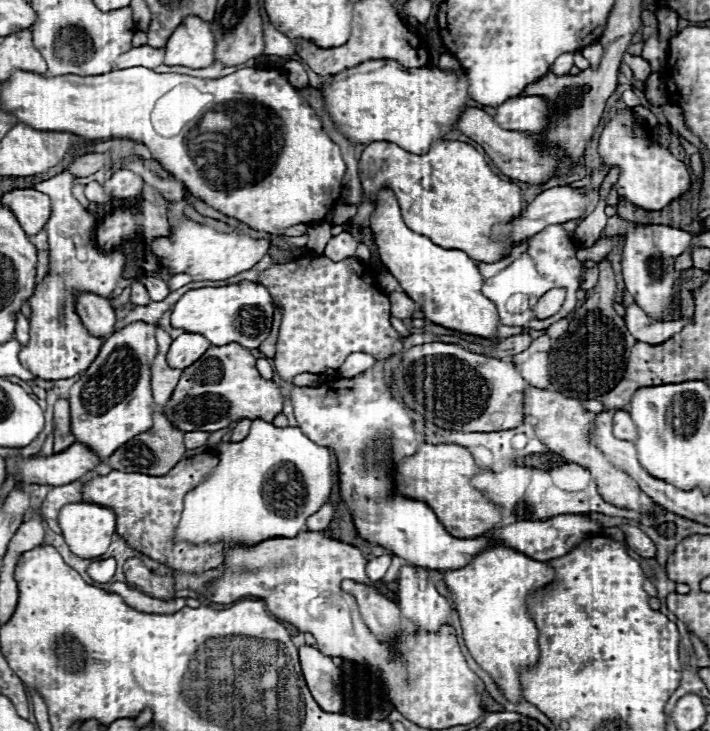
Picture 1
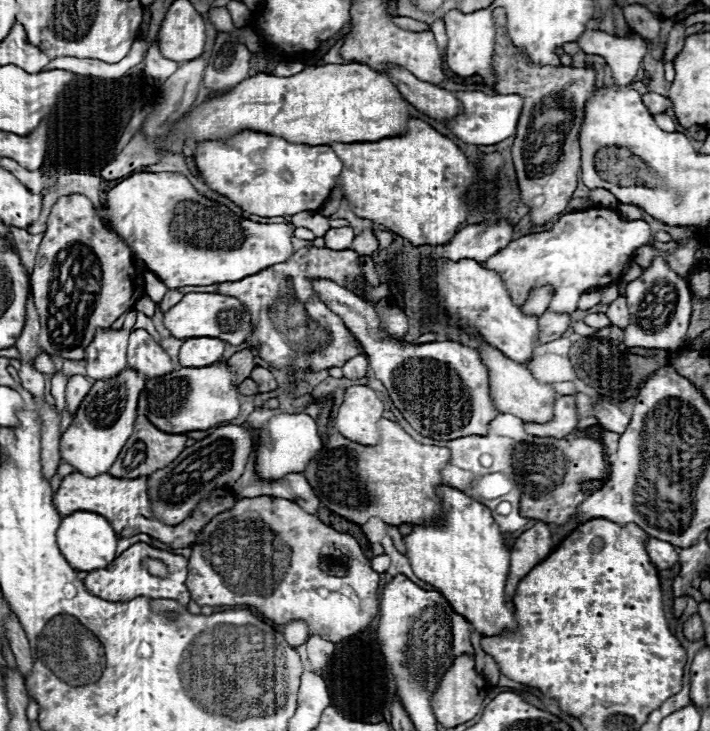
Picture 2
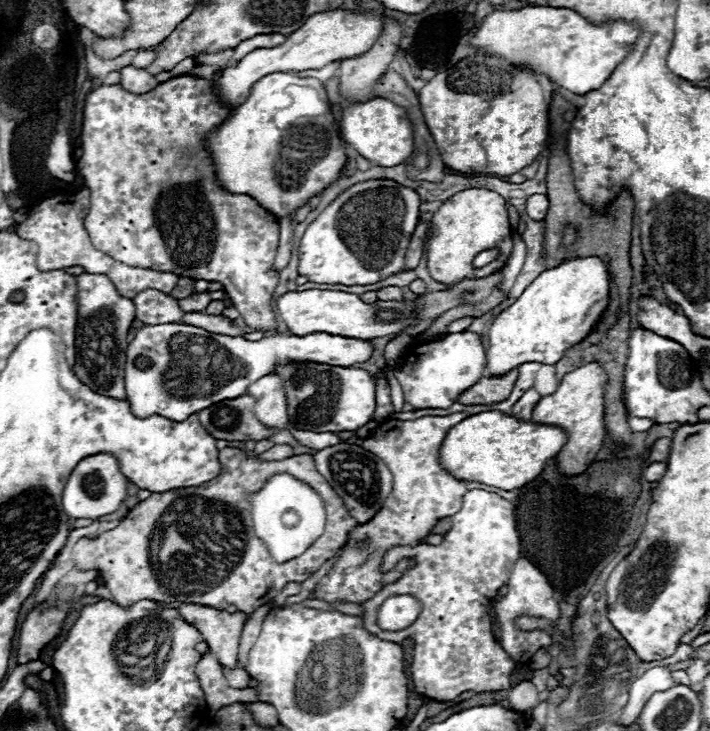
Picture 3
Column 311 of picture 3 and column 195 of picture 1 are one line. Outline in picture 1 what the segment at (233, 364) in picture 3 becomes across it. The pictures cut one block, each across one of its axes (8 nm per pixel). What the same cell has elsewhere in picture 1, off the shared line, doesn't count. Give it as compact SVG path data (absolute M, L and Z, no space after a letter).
M180 334L172 344L170 350L166 354L166 362L170 364L170 368L188 368L190 364L194 364L212 344L200 336L200 334Z

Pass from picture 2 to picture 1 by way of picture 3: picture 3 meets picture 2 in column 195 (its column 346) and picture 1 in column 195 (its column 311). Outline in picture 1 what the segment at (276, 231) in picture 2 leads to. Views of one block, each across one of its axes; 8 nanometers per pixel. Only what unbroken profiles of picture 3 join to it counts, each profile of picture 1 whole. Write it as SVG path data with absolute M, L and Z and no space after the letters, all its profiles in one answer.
M180 218L176 232L166 238L156 238L152 242L152 252L162 258L164 266L176 274L190 274L194 280L226 280L240 272L254 268L262 256L268 252L270 244L266 240L256 240L238 232L222 234L214 228L194 224L186 218Z

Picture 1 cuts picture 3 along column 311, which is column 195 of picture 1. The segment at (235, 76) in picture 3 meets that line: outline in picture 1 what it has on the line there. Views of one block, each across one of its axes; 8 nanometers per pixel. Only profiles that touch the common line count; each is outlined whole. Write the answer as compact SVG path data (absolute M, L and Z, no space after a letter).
M188 16L168 38L166 44L166 66L186 66L186 68L206 68L214 64L216 40L210 24Z

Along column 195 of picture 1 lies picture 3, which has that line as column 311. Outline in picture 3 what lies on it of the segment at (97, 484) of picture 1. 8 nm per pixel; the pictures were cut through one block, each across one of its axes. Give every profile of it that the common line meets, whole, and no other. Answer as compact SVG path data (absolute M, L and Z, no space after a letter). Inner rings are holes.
M222 448L218 458L222 470L214 480L162 494L154 492L128 512L114 530L94 540L82 538L74 546L74 566L98 568L114 604L130 606L144 598L156 602L192 602L218 610L234 604L240 612L252 614L262 604L272 602L288 582L304 582L326 560L336 556L346 544L348 534L358 526L326 478L320 476L310 454L258 462L238 448ZM278 472L290 472L290 476L298 476L298 480L310 484L322 496L326 508L324 534L302 556L284 564L278 564L266 544L254 534L248 500L252 492Z

